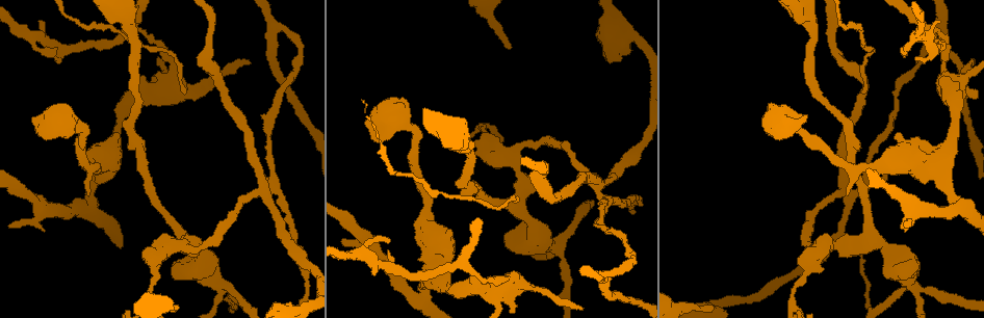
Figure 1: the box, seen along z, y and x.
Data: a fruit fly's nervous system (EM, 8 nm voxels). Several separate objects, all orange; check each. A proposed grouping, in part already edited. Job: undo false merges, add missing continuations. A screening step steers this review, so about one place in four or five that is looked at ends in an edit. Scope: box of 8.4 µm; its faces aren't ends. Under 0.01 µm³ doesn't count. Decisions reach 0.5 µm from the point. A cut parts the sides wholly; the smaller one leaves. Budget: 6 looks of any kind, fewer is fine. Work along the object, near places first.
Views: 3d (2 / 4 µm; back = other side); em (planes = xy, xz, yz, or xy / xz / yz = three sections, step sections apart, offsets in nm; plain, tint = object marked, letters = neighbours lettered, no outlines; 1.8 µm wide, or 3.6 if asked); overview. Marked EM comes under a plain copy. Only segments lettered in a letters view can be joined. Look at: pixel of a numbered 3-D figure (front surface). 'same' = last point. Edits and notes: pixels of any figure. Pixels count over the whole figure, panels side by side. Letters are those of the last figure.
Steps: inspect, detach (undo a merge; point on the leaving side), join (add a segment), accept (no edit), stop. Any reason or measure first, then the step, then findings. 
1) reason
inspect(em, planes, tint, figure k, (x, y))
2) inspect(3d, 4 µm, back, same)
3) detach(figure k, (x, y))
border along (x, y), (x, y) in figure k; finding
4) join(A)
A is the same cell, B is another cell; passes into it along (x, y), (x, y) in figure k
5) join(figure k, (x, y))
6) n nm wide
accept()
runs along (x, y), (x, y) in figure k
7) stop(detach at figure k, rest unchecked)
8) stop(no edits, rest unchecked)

free end
inspect(em, 3.6 µm, planes, letters, figure 1, (451, 231))

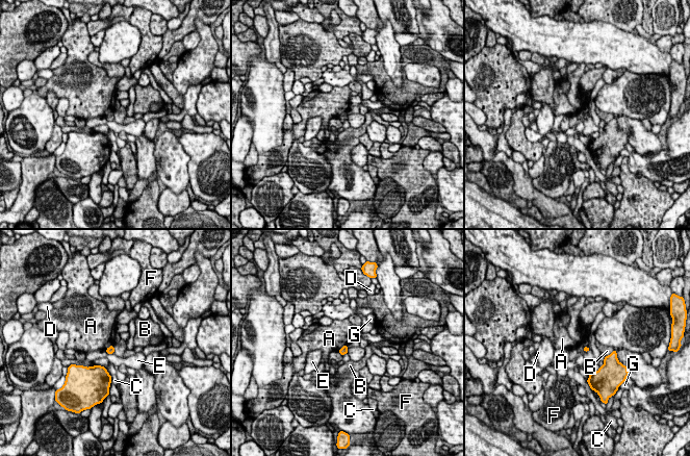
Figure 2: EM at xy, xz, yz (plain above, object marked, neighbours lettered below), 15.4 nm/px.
accept()
A, B, C, D, E, F and G are other cells; border along (347, 348), (348, 353) in figure 2; none of them fits

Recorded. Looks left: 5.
calibre changes
inspect(em, xz, step 4, tint, figure 1, (686, 308))

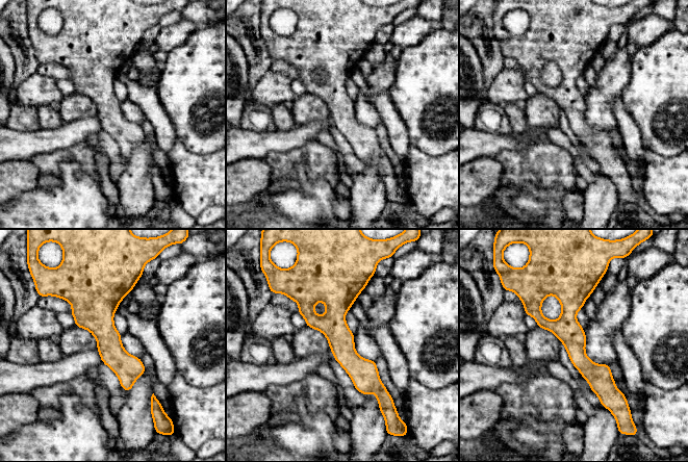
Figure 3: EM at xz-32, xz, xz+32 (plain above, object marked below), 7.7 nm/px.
inspect(em, planes, letters, same)

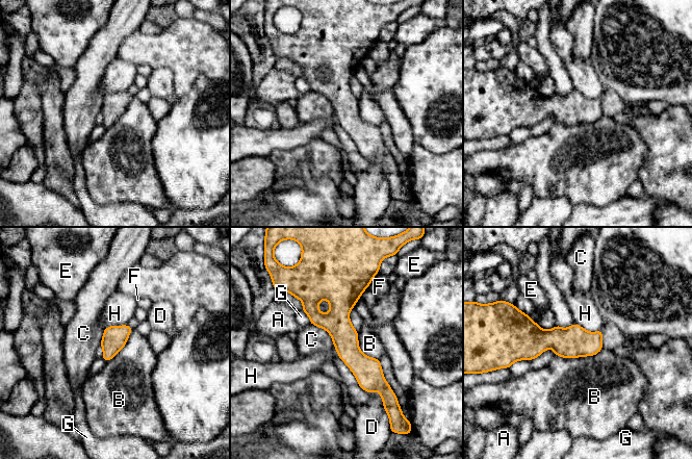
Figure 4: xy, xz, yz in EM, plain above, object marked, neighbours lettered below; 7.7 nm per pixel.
190 nm wide
accept()
A, B, C, D, E, F, G and H are other cells; runs along (341, 281), (348, 350), (383, 393) in figure 4; continuous, no second neuron

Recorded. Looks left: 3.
looks like a crossing
inspect(3d, 4 µm, figure 1, (265, 194))

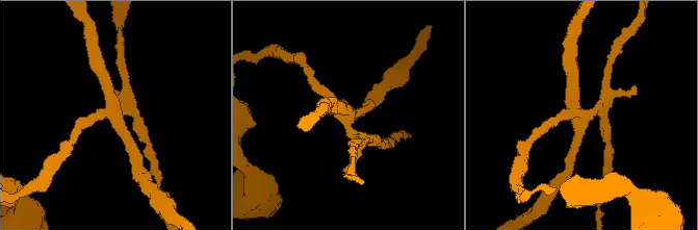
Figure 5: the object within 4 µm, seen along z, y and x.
need the tissue
inspect(em, xz, step 4, letters, figure 5, (347, 114))

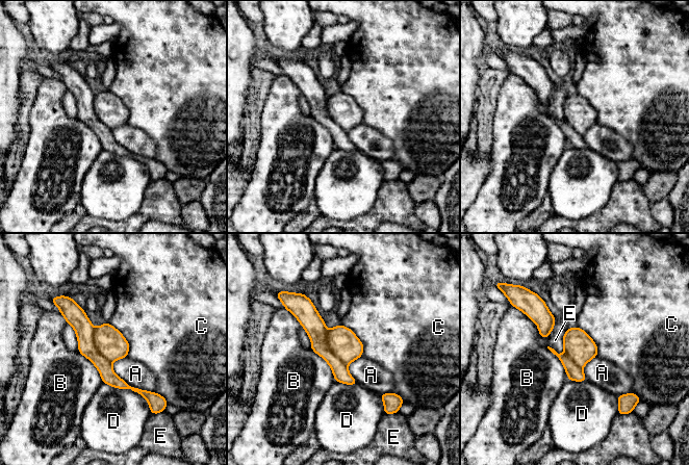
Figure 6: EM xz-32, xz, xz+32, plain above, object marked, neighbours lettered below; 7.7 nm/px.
detach(figure 6, (77, 318))
A, B, C, D and E are other cells; the part that leaves runs along (70, 303), (106, 371), (151, 396) in figure 6; two neurons meet here

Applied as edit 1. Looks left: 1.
stop(detach at figure 6, rest unchecked)

